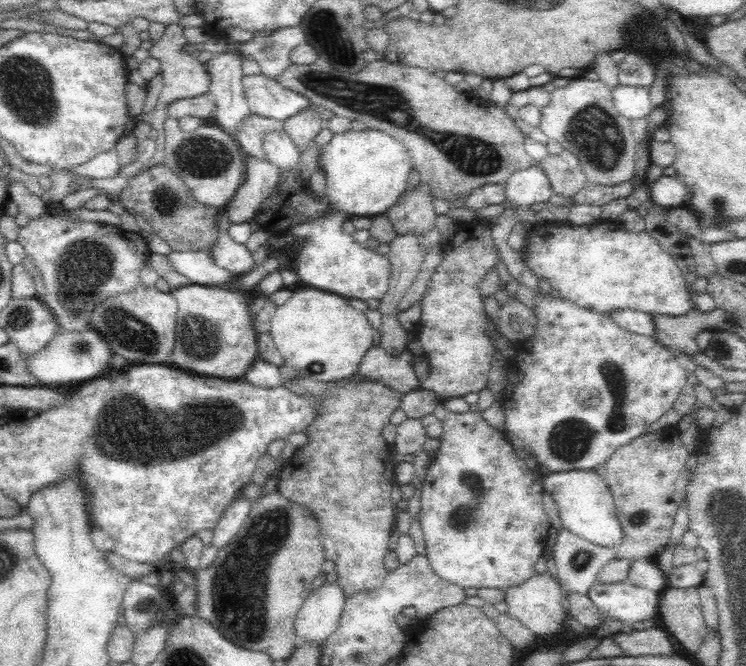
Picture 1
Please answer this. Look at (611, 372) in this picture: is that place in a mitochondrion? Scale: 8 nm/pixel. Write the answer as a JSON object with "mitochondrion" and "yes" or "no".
{"mitochondrion":"yes"}

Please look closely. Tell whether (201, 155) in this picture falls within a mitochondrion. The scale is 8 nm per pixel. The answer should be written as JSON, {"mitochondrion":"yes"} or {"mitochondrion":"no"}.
{"mitochondrion":"yes"}

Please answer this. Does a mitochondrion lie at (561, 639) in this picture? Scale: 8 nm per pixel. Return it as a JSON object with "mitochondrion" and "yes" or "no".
{"mitochondrion":"no"}

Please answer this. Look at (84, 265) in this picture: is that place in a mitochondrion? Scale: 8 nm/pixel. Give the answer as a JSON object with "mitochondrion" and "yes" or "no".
{"mitochondrion":"yes"}

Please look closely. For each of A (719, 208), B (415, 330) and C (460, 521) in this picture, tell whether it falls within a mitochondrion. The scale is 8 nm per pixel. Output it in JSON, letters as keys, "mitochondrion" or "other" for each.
{"A":"mitochondrion","B":"other","C":"mitochondrion"}

